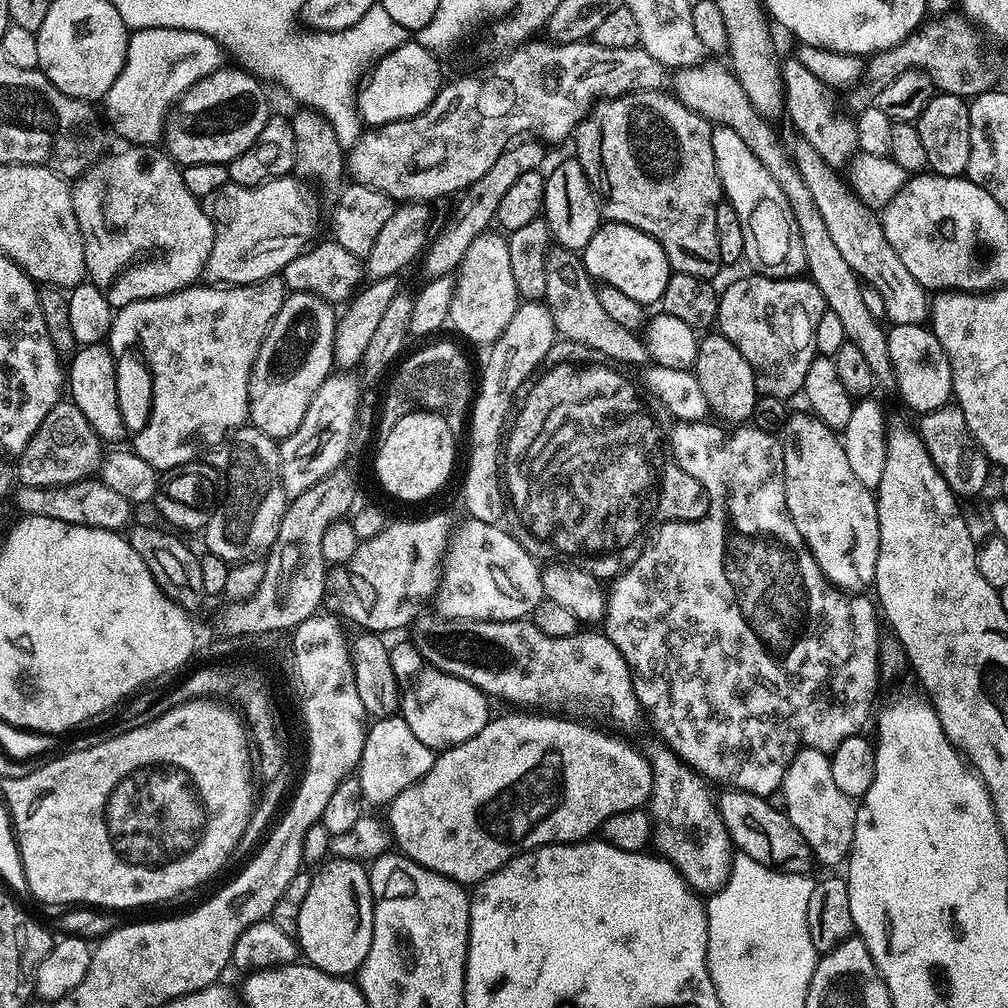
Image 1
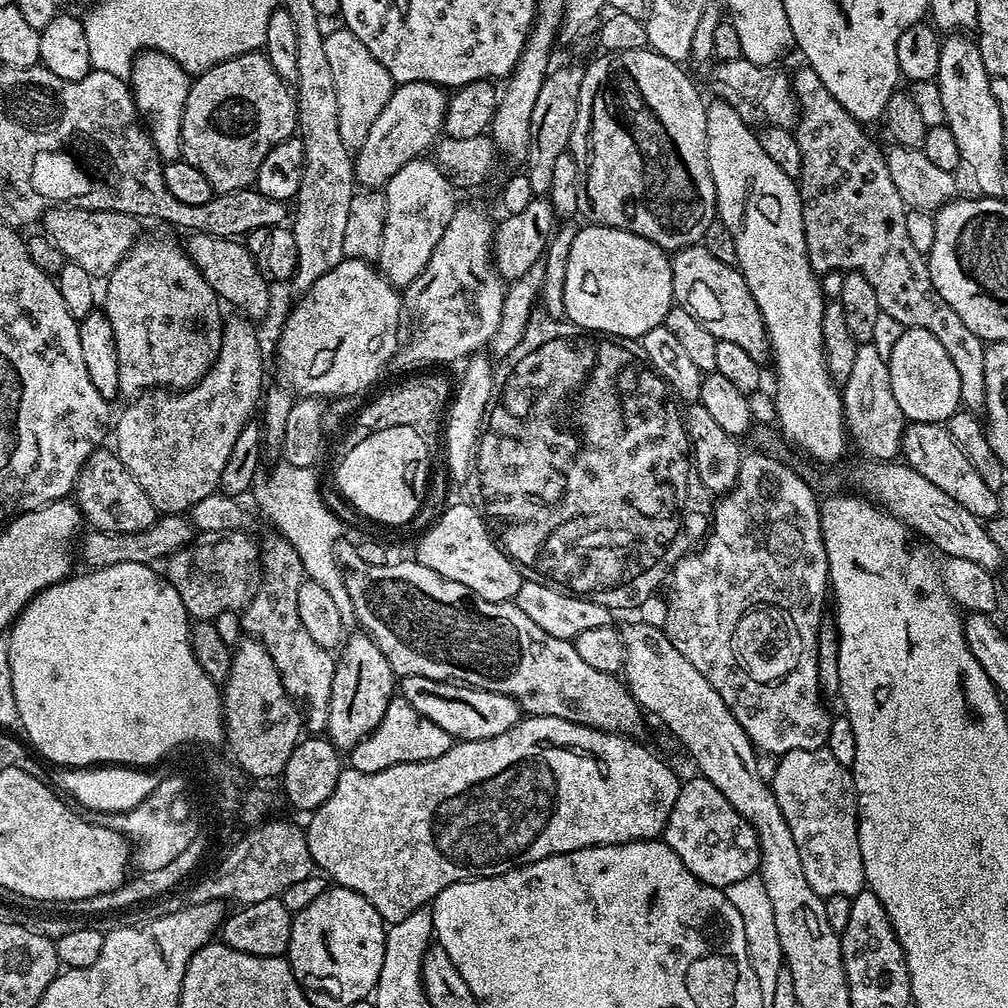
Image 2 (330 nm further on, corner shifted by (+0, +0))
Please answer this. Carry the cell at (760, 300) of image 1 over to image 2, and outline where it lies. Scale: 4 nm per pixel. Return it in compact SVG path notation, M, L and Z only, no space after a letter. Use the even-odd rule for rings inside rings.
M801 66L791 73L792 93L796 95L798 119L794 125L798 150L802 150L802 170L798 177L800 201L802 202L802 218L806 234L806 250L808 261L818 274L830 271L860 272L870 286L878 294L878 306L881 312L890 314L894 322L905 329L917 328L930 330L938 342L942 342L946 354L950 354L950 362L954 362L954 370L960 375L960 403L967 411L983 413L986 406L986 344L974 334L974 330L966 327L966 322L954 314L950 302L934 290L934 282L930 282L930 270L925 253L914 250L910 242L910 233L906 230L906 214L909 209L904 207L902 198L898 198L898 190L890 179L888 157L878 145L872 141L869 129L860 121L855 120L826 90L822 78L814 74L814 70Z

